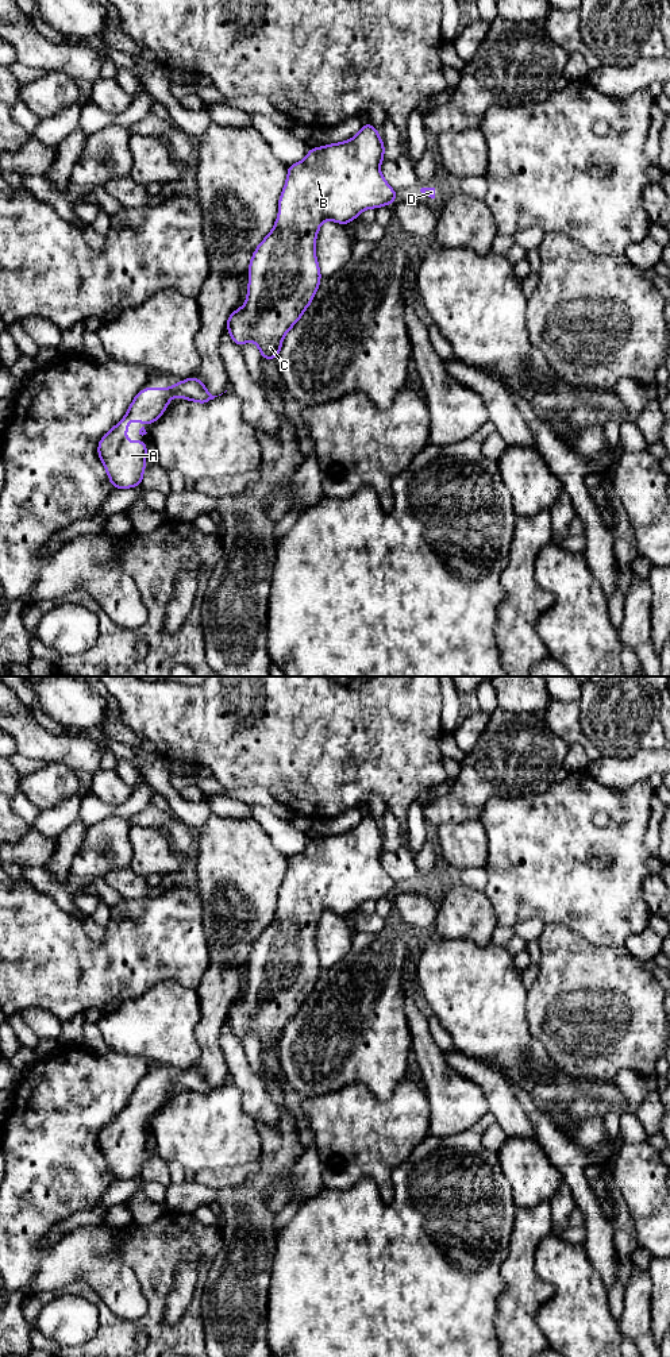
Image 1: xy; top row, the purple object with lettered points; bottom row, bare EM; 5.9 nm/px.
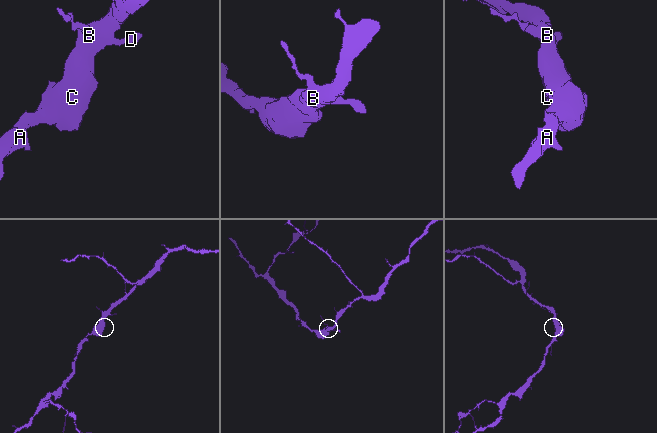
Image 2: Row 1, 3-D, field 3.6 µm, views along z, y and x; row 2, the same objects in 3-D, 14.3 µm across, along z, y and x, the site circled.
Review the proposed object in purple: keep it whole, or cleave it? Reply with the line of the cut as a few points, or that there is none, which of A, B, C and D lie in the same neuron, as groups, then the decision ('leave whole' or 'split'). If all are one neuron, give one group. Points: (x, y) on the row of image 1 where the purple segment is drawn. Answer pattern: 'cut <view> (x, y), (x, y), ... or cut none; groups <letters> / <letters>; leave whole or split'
cut none; groups A B C D; leave whole

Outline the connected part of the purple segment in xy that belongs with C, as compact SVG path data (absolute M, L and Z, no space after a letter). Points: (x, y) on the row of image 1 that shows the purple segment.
M366 123L350 140L311 147L304 161L288 165L288 178L278 200L280 215L250 261L246 304L227 320L226 328L239 348L251 339L262 358L278 358L284 336L309 307L320 284L315 242L324 220L346 225L362 211L390 205L397 198L398 193L380 171L384 151L377 128Z

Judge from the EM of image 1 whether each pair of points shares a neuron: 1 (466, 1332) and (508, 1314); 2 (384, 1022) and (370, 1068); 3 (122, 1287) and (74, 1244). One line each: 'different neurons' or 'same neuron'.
1: different neurons
2: same neuron
3: same neuron

